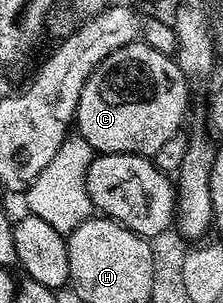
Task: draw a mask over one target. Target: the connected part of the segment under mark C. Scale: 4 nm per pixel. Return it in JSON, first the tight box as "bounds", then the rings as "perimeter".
{"bounds":[74,44,190,156],"perimeter":[[[145,44],[123,46],[118,52],[114,52],[109,58],[99,62],[94,73],[86,80],[78,100],[78,108],[74,119],[75,129],[92,145],[93,151],[100,154],[143,154],[145,156],[155,156],[158,148],[162,148],[162,144],[166,144],[166,140],[170,140],[170,136],[181,133],[183,126],[180,125],[183,124],[184,113],[188,110],[188,89],[190,89],[190,83],[181,72],[175,57],[163,55],[162,52],[155,51],[154,48]]]}

